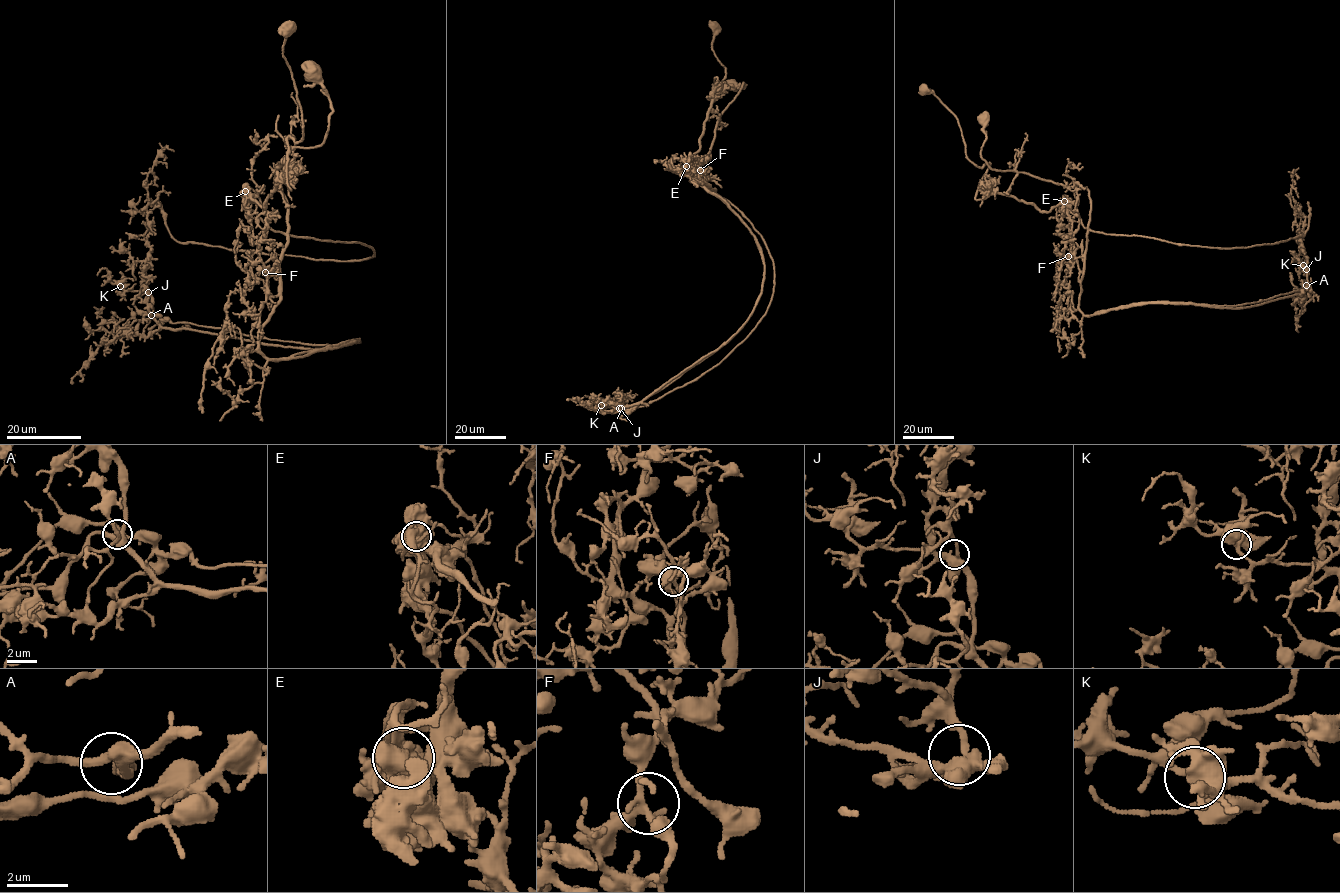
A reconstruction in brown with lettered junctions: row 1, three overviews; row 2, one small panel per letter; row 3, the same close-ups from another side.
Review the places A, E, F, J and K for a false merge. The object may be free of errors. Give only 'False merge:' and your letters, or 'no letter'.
False merge: E

